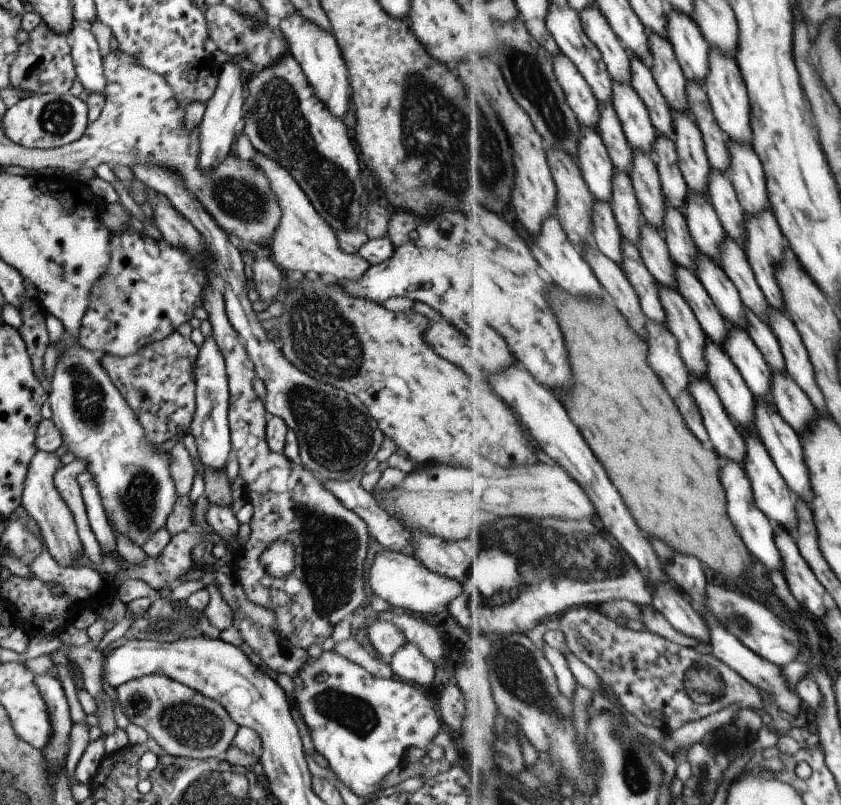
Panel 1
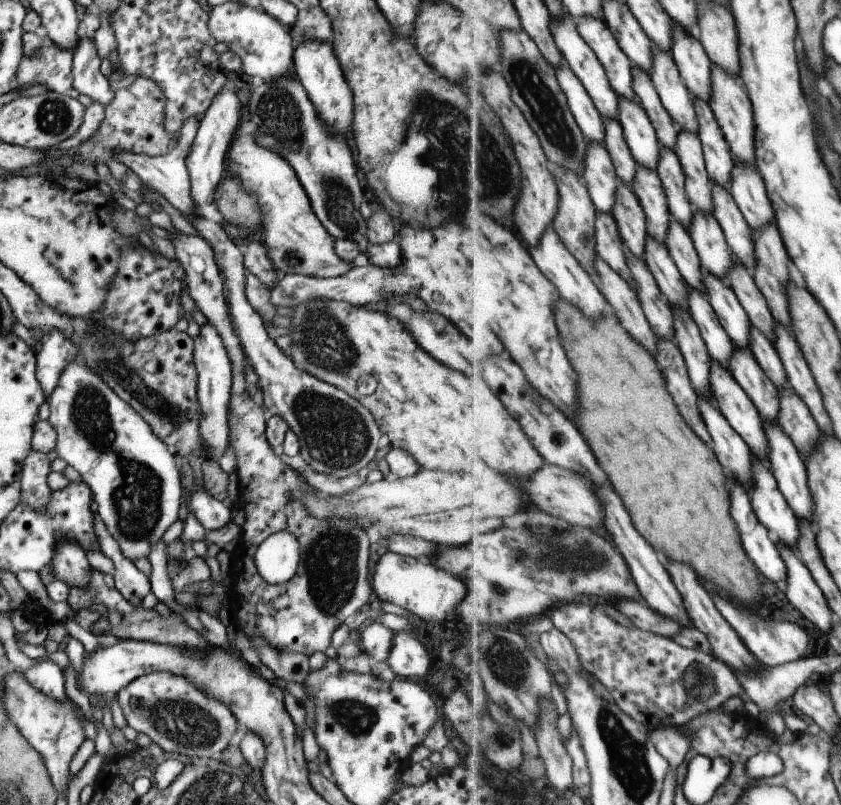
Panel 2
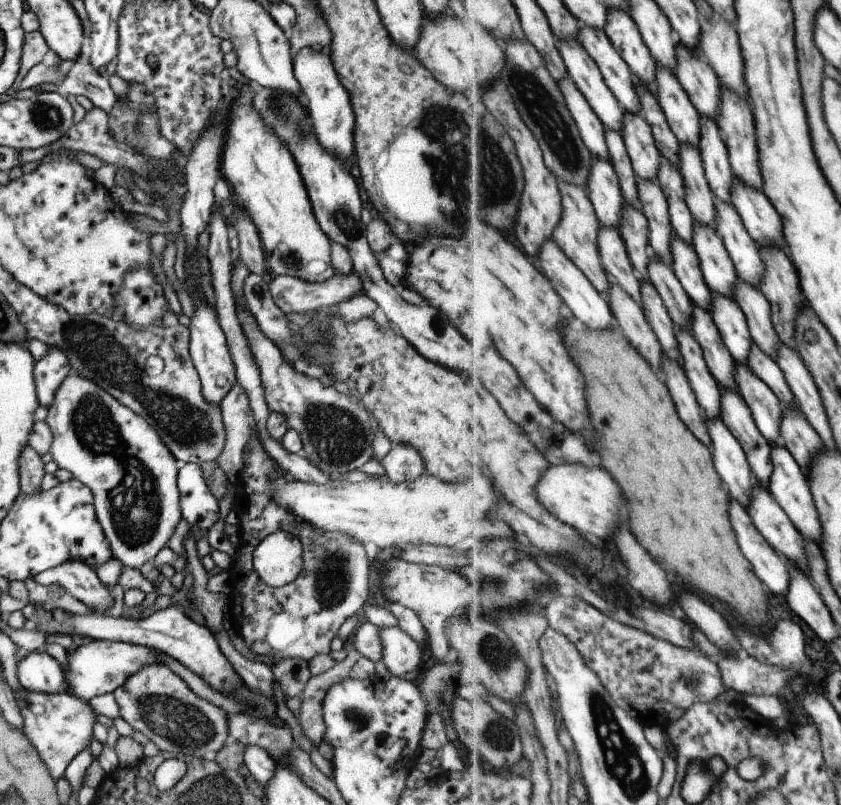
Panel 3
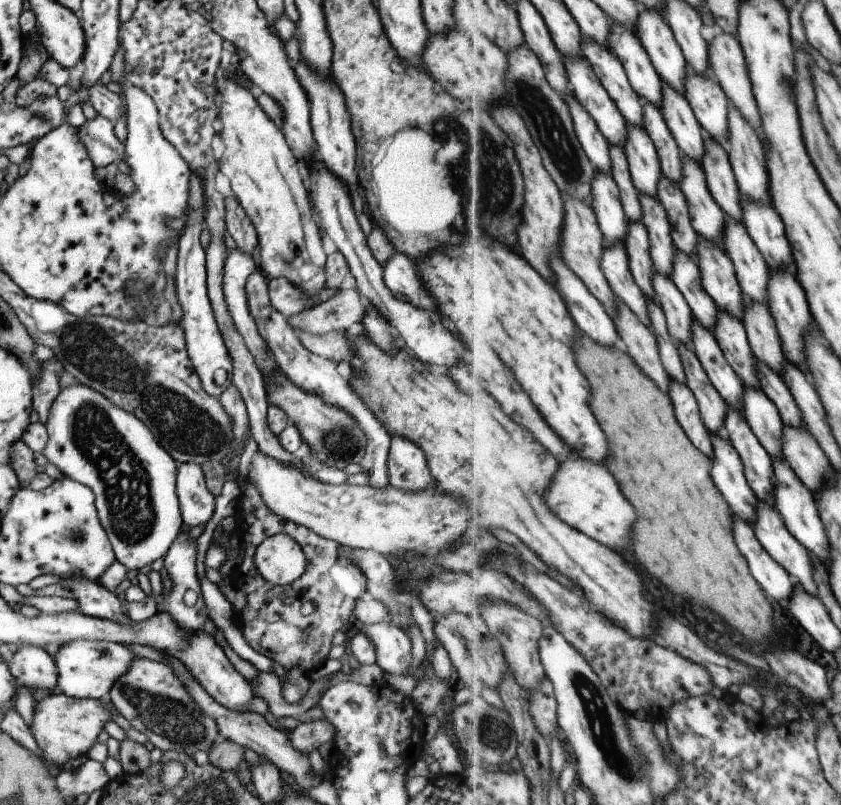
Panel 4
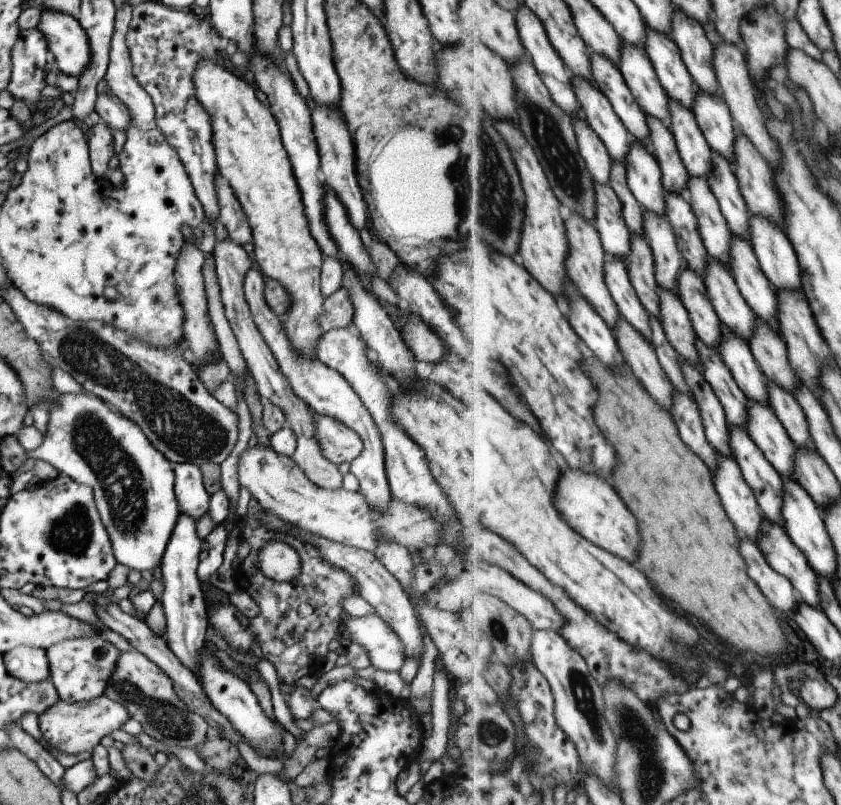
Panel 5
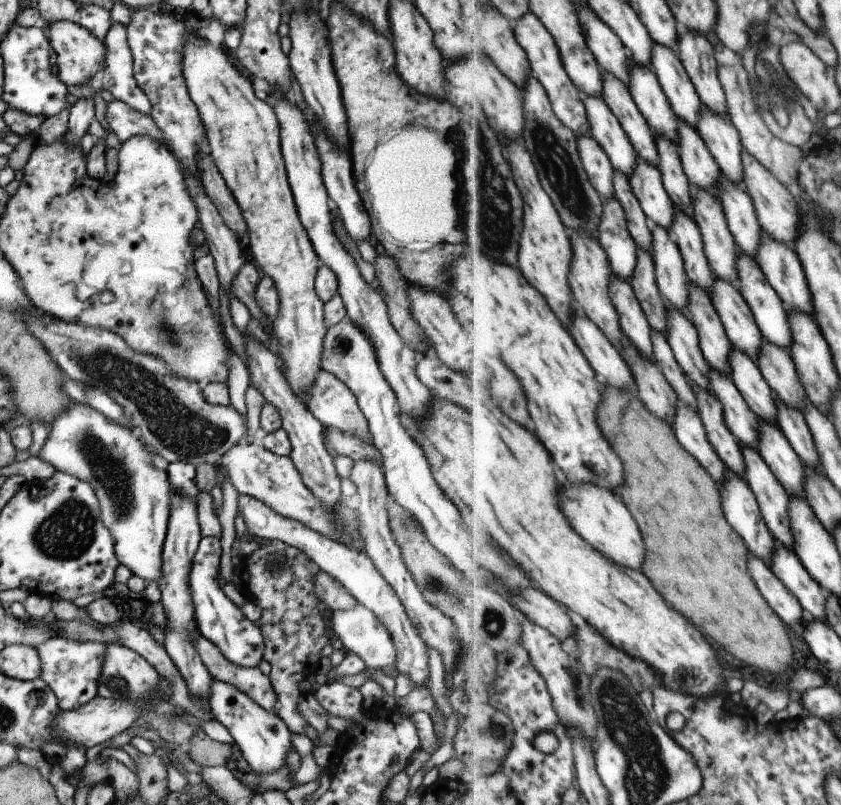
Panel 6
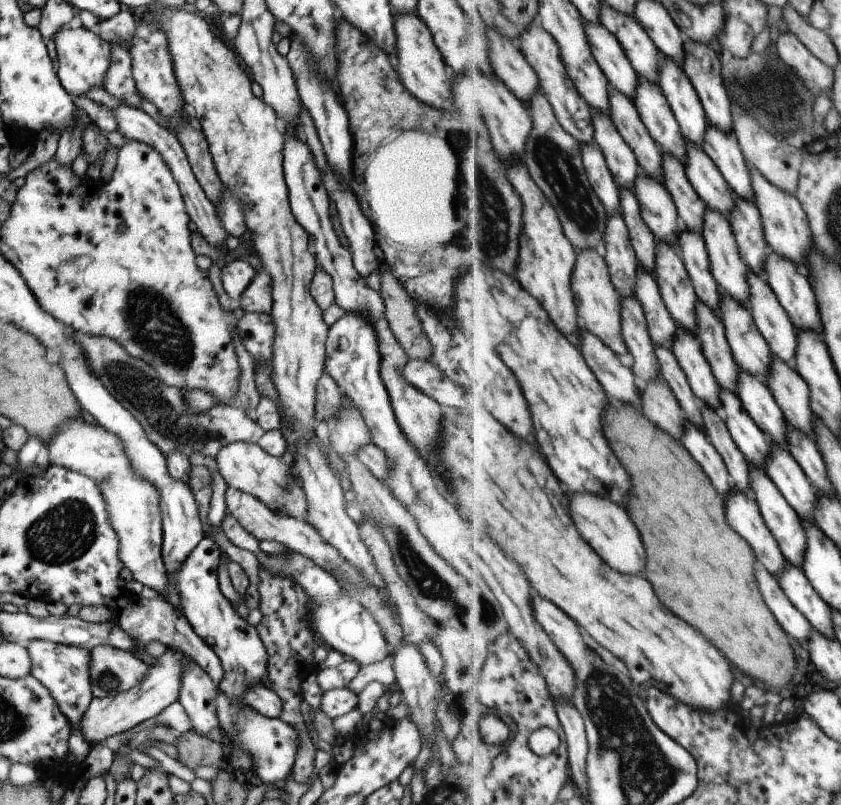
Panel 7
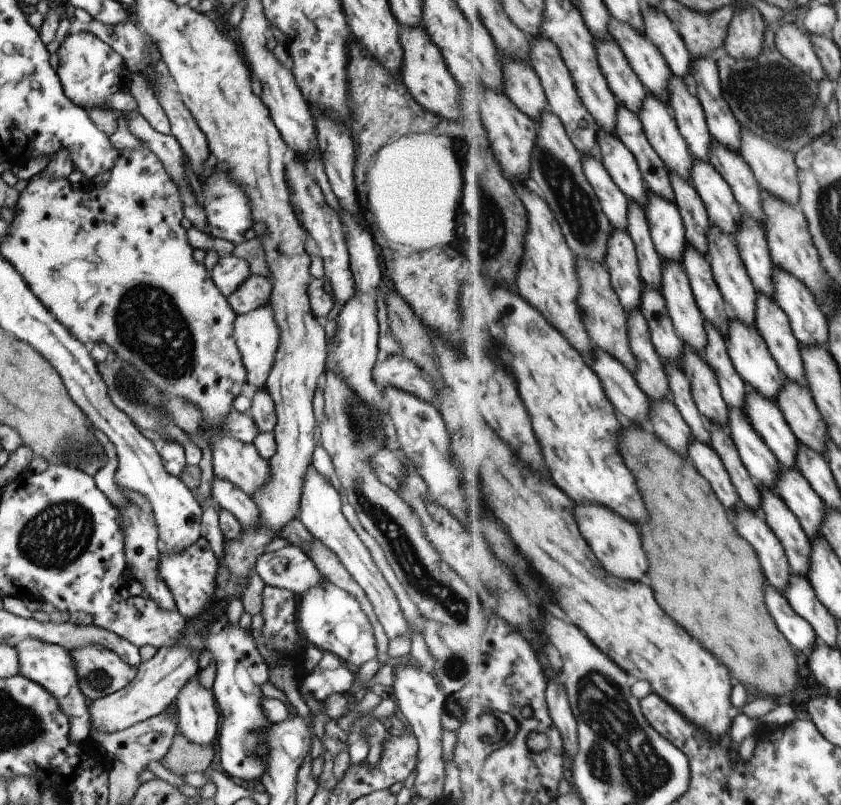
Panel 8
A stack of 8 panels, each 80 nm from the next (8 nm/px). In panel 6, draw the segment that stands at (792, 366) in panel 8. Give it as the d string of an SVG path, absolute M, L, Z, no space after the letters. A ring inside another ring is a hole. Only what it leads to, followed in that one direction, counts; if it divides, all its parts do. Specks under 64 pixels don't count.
M740 250L739 260L737 260L737 270L739 270L739 276L741 276L739 290L756 316L757 325L764 334L764 339L774 342L792 352L791 345L793 345L794 330L791 330L789 311L784 305L783 300L779 297L779 294L767 281L763 270L761 270L761 266L751 256L747 256L745 252Z

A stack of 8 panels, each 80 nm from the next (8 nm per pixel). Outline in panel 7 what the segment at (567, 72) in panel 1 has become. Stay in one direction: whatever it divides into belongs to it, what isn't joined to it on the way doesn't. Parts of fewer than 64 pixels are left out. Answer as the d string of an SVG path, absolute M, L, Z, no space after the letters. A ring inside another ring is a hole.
M583 143L582 158L589 180L602 198L608 214L622 211L620 186L615 182L615 177L600 147L596 143Z

